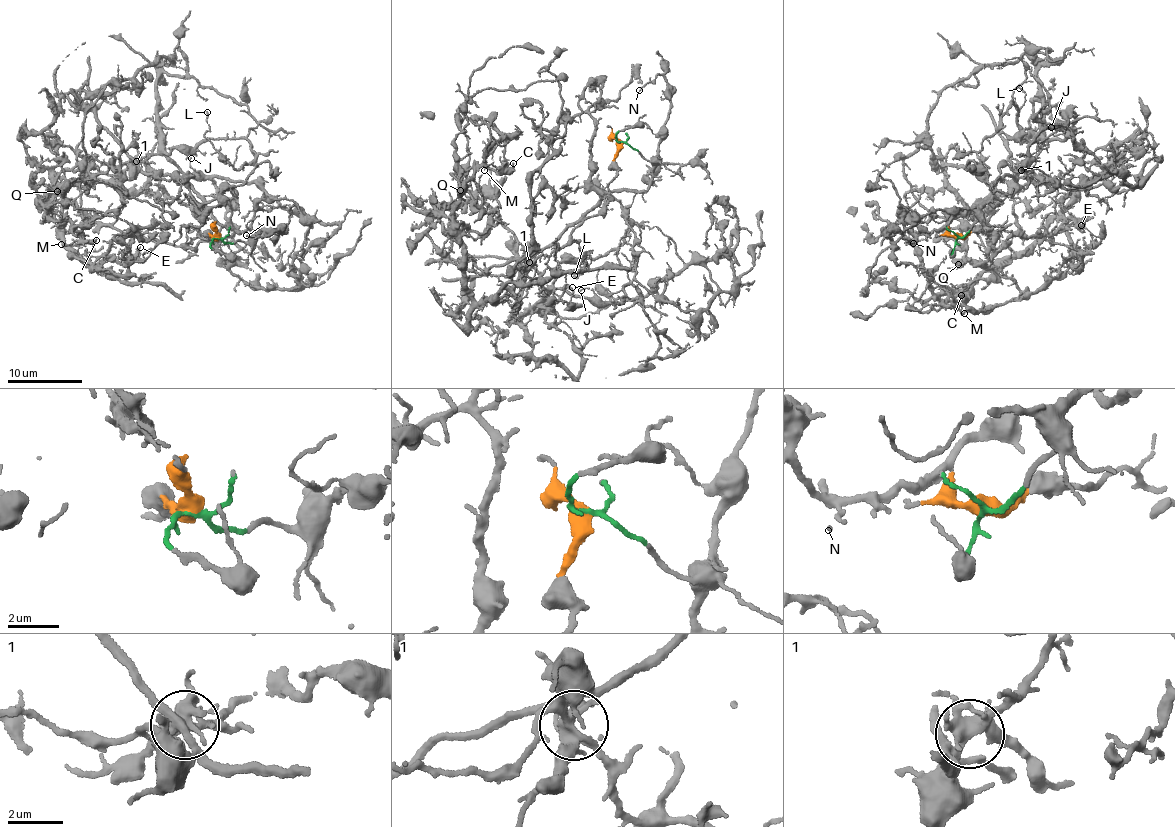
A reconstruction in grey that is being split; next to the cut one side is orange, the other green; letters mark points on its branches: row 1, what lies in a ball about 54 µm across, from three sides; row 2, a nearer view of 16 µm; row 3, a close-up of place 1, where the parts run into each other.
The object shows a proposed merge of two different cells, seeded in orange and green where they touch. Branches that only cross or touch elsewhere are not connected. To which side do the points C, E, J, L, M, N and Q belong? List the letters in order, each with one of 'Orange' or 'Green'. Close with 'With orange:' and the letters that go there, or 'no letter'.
C: Orange
E: Orange
J: Green
L: Green
M: Orange
N: Green
Q: Orange
With orange: C, E, M, Q

